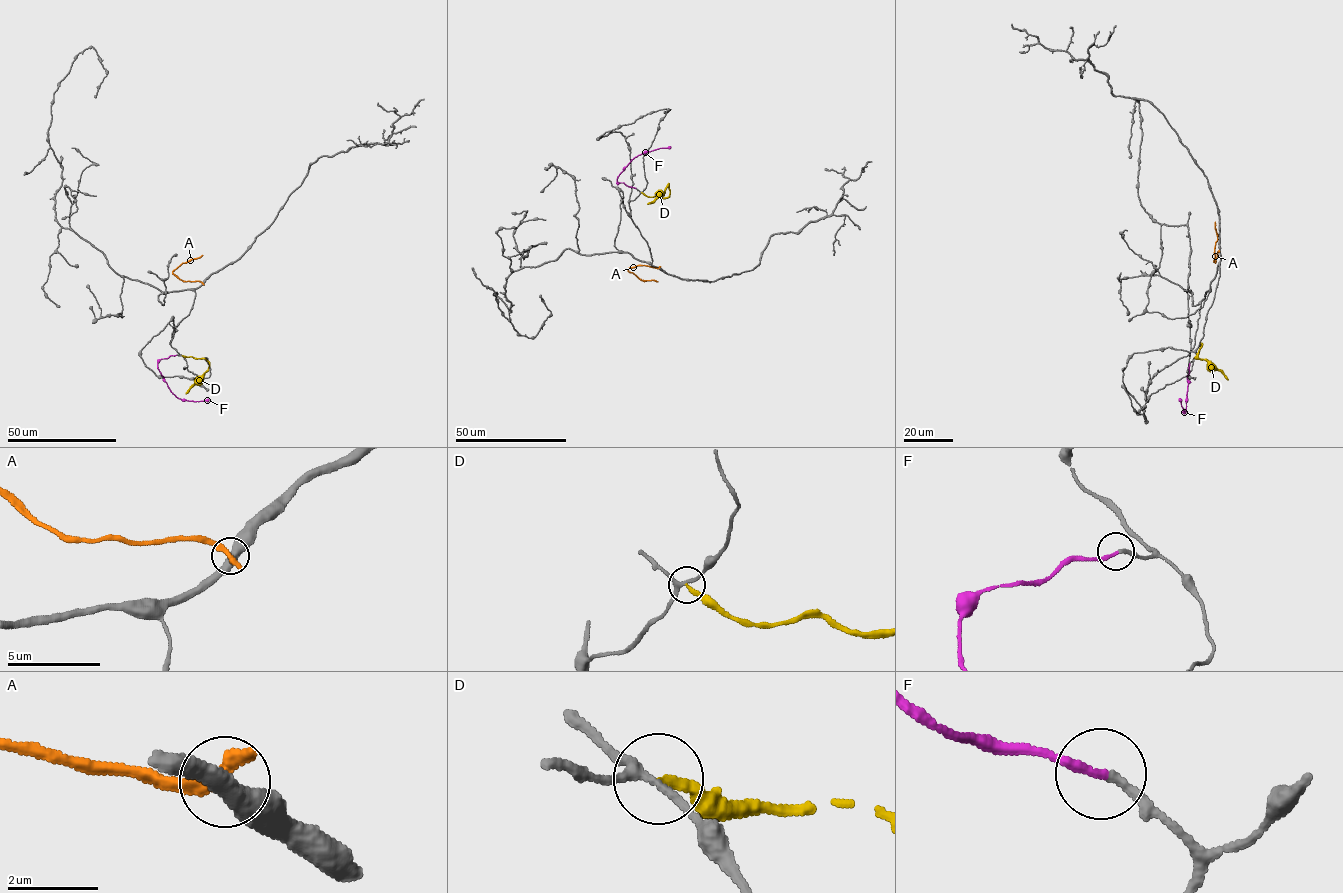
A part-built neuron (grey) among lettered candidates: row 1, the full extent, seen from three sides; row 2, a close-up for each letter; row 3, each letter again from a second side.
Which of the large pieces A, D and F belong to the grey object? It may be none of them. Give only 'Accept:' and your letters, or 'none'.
Accept: F

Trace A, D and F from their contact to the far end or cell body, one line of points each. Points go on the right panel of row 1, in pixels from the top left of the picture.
A: (1219, 251), (1215, 263), (1215, 221)
D: (1194, 358), (1201, 343), (1199, 358), (1211, 362), (1228, 379)
F: (1189, 363), (1186, 412), (1179, 399)

